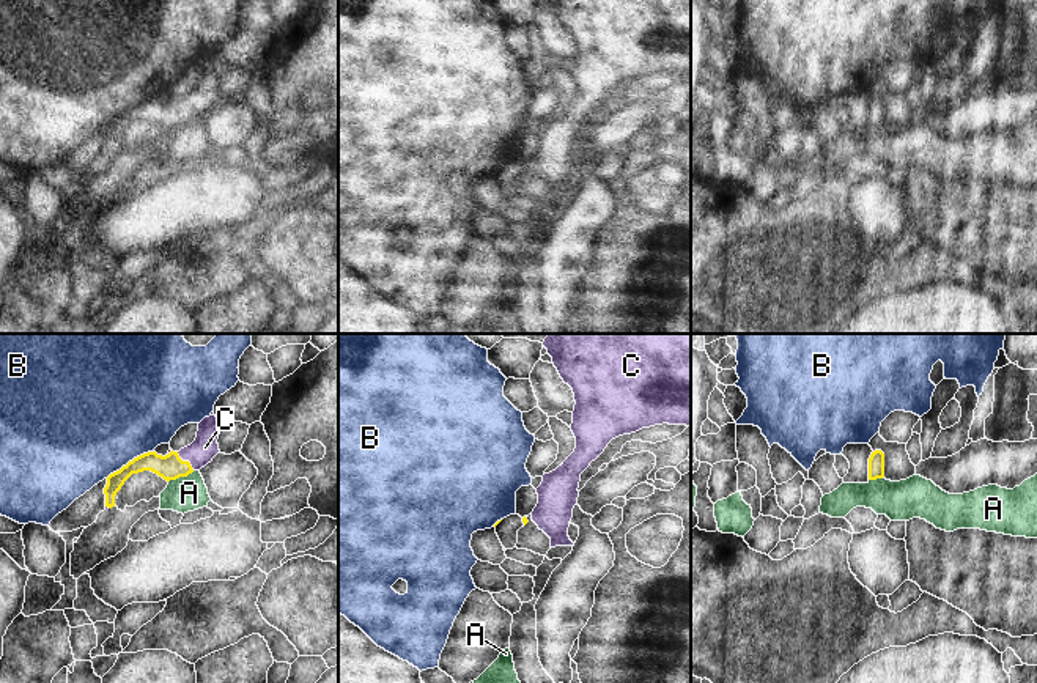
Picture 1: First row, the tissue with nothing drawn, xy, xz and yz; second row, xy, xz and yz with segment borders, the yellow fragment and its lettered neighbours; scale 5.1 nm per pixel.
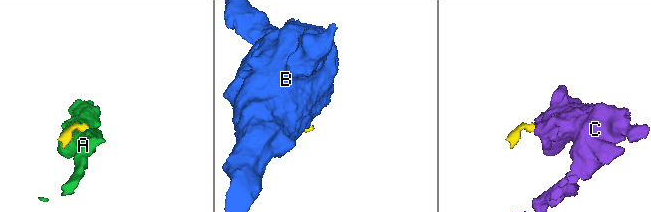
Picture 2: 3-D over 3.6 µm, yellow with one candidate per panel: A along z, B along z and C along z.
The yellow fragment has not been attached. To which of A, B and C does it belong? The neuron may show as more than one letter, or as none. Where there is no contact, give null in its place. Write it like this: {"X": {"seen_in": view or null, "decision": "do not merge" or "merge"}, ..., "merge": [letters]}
{"A": {"seen_in": "xy", "decision": "do not merge"}, "B": {"seen_in": "xy", "decision": "do not merge"}, "C": {"seen_in": "xy", "decision": "merge"}, "merge": ["C"]}

